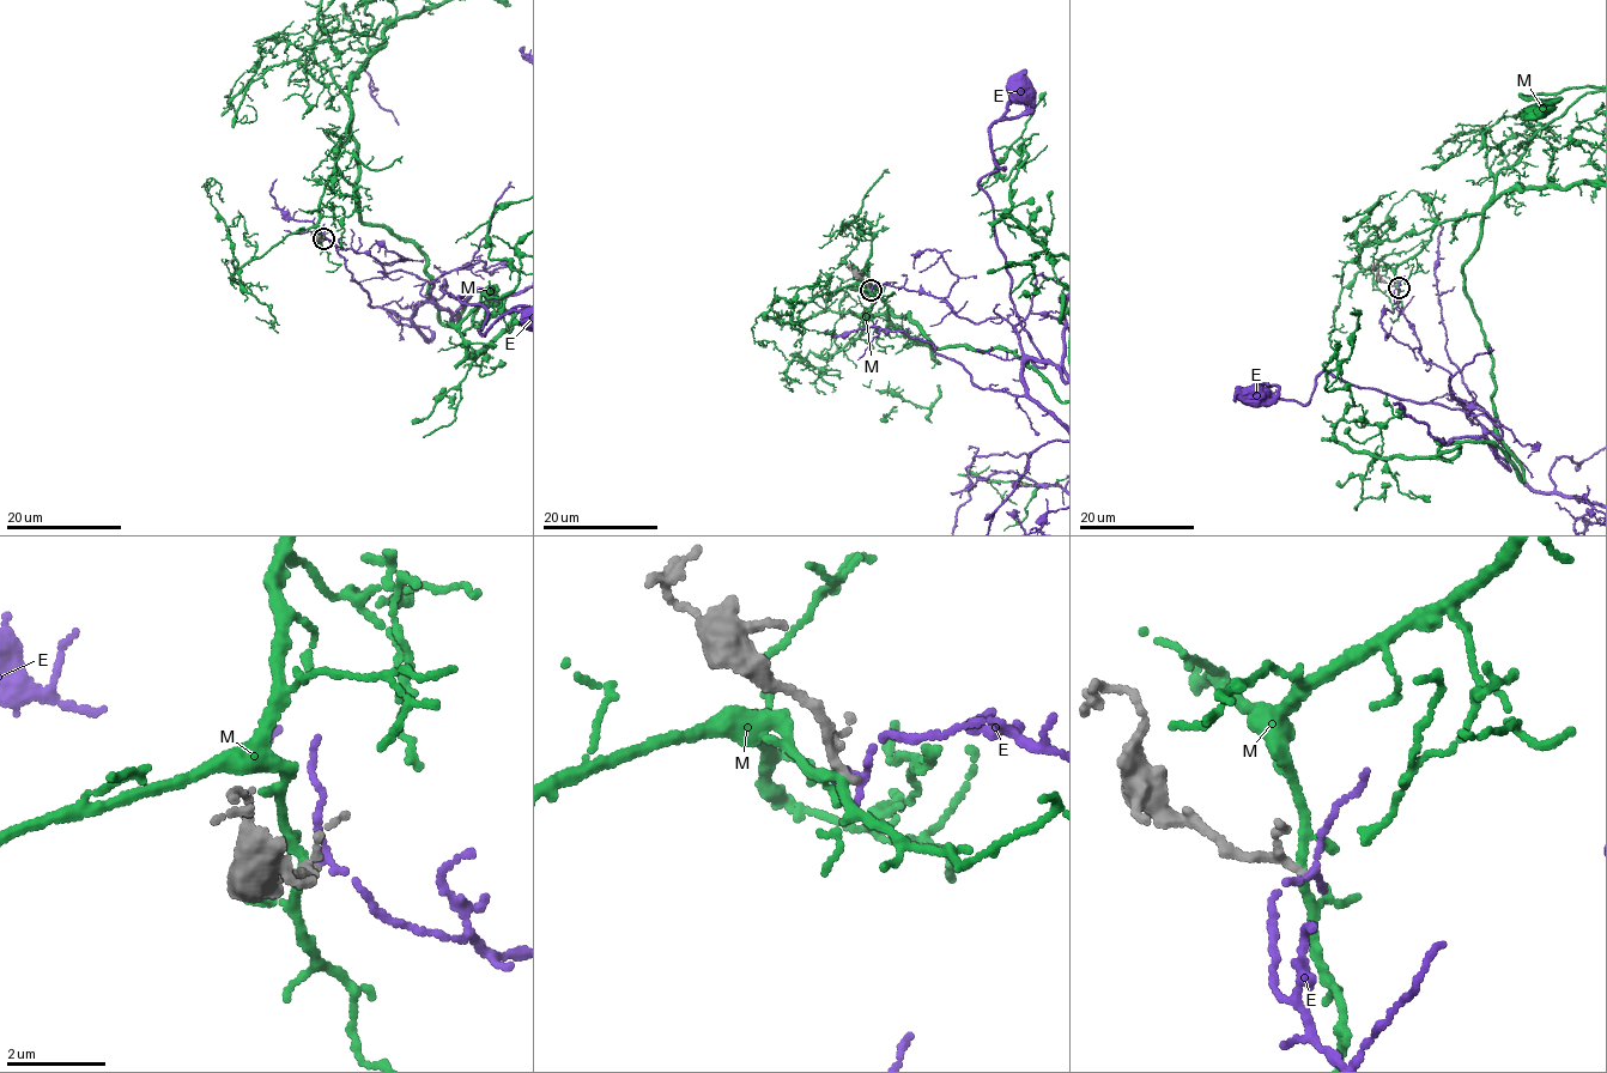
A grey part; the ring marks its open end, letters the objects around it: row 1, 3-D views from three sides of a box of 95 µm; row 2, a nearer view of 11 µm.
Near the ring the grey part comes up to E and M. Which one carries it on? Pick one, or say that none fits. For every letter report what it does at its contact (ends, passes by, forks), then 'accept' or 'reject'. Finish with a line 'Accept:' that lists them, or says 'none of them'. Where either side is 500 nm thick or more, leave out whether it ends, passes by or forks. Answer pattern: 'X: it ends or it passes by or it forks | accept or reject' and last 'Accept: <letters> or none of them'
E: it passes by | reject
M: it passes by | reject
Accept: none of them

